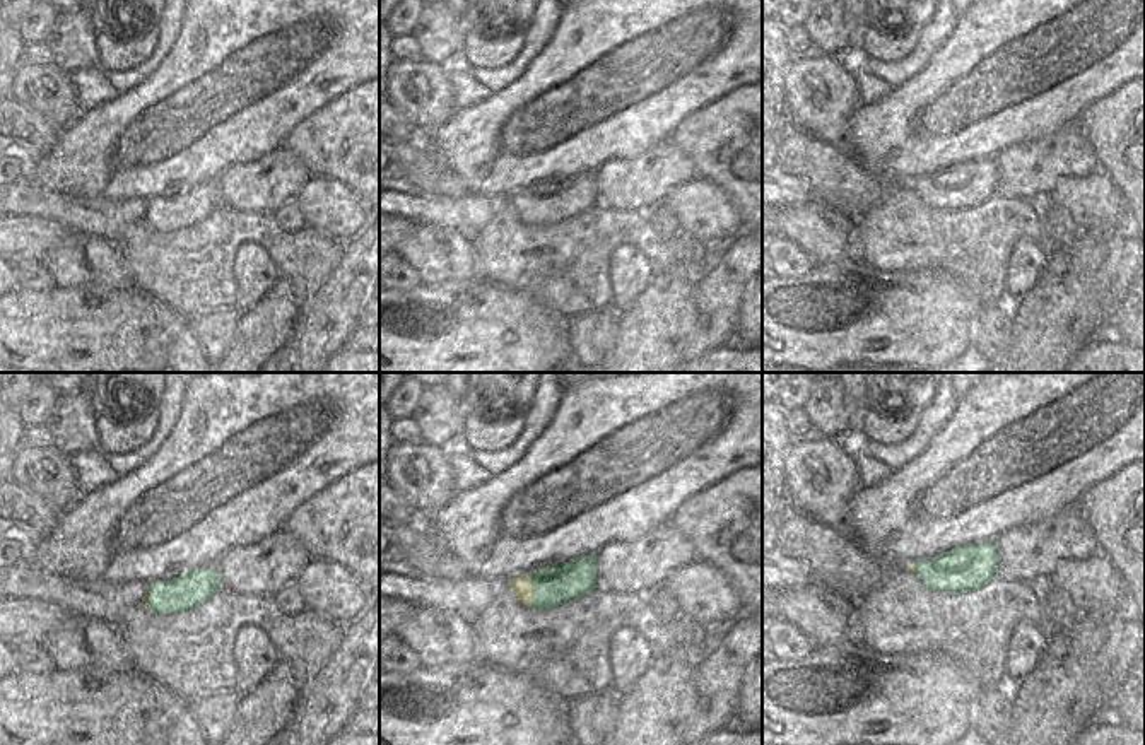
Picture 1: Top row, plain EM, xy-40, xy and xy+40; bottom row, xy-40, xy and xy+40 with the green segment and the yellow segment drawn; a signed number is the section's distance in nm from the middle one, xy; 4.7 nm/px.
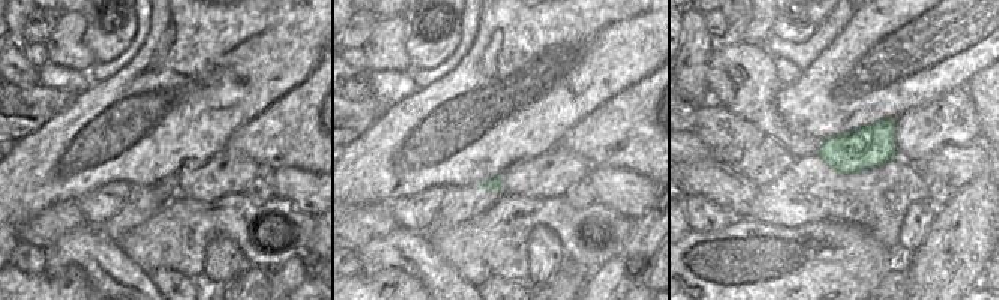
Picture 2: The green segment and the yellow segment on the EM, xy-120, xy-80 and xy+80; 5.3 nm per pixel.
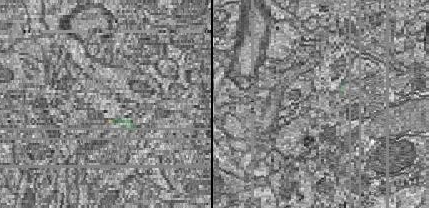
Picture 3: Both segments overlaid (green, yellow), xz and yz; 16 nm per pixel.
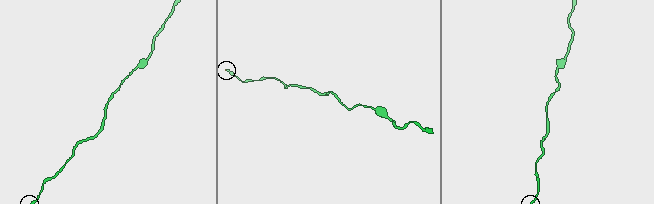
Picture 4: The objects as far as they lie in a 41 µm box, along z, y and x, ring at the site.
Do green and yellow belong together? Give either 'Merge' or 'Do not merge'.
Do not merge.

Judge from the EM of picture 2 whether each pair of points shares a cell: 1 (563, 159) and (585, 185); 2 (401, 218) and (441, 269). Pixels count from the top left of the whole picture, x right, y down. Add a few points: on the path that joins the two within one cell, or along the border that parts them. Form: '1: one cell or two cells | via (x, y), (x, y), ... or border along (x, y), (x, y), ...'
1: two cells | border along (585, 176), (570, 191)
2: two cells | border along (383, 242), (407, 242), (410, 245)

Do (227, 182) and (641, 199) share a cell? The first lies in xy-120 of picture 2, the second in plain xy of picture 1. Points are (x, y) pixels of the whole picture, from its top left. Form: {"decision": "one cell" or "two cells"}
{"decision": "one cell"}

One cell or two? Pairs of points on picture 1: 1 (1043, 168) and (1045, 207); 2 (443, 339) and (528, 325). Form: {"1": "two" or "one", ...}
{"1": "two", "2": "one"}

